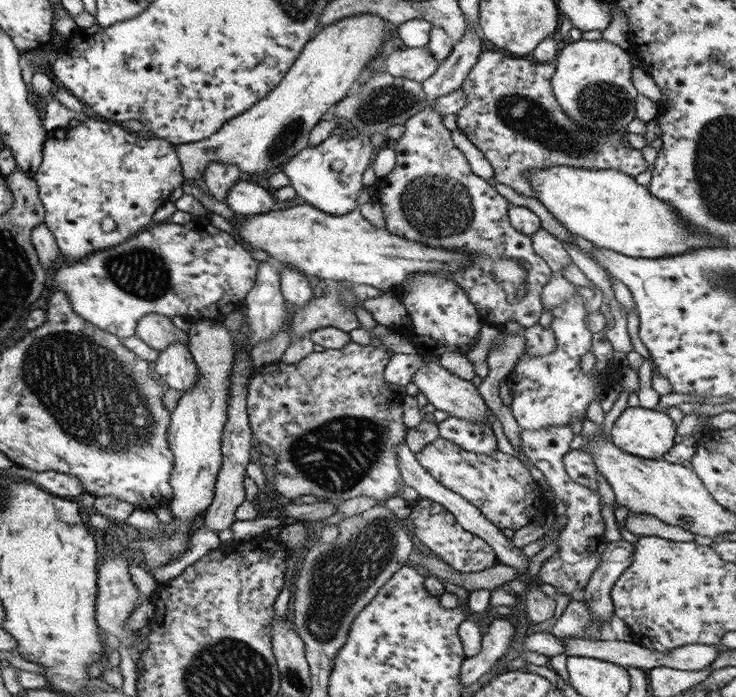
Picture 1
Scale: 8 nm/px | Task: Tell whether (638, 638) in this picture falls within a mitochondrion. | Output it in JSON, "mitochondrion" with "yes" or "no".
{"mitochondrion":"no"}

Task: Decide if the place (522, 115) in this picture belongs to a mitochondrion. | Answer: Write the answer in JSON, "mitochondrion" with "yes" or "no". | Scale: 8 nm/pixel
{"mitochondrion":"yes"}

